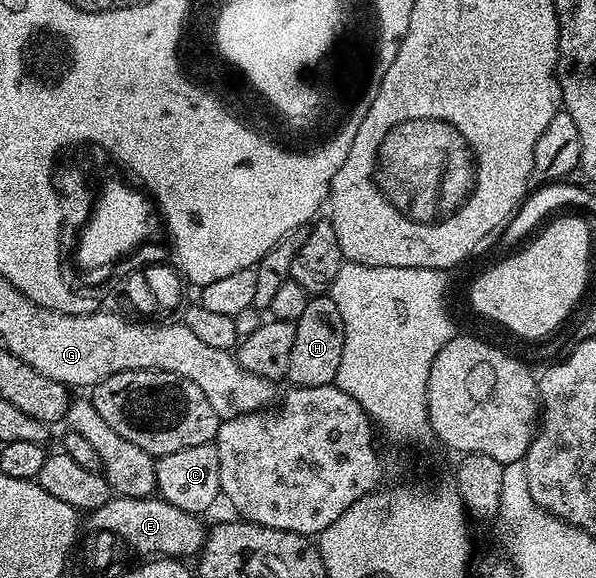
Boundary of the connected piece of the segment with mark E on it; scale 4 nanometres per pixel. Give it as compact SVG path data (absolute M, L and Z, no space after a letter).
M114 494L107 501L107 505L99 505L99 509L88 512L89 527L94 531L106 531L111 533L122 544L125 543L133 551L145 555L141 557L164 557L167 559L184 560L185 555L196 556L205 543L207 534L206 524L201 524L202 520L195 515L189 515L183 509L175 509L165 499L160 497L150 497L140 499L139 497L127 497L126 495Z

